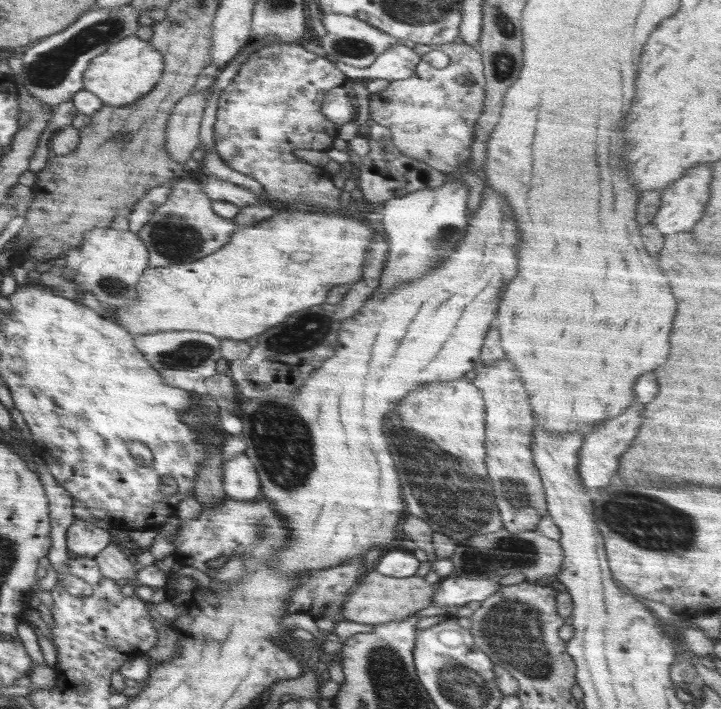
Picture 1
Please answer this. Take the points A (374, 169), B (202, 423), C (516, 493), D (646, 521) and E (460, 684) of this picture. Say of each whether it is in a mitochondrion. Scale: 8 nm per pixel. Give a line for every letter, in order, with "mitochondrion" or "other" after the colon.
A: other
B: mitochondrion
C: mitochondrion
D: mitochondrion
E: mitochondrion

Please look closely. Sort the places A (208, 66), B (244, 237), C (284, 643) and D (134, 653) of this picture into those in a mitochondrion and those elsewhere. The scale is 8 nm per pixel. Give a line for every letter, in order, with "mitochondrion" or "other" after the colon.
A: other
B: other
C: other
D: other

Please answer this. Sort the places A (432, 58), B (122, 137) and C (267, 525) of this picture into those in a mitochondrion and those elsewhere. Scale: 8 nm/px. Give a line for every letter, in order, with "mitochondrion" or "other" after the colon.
A: other
B: mitochondrion
C: mitochondrion

